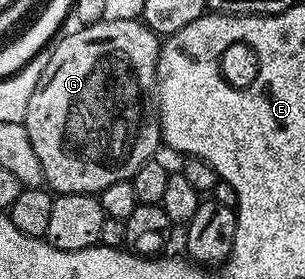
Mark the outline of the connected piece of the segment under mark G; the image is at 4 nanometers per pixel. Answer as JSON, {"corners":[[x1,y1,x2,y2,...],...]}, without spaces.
{"corners":[[104,18,97,23,86,23,76,29,78,31,73,31,70,35,65,36,62,34,56,40,56,43,58,42,57,48,54,49,49,64,43,67,40,72,35,93,31,93,31,101,27,101,24,125,27,129,27,137,31,137,31,146,39,157,39,165,43,165,45,183,57,195,97,195,103,189,107,189,107,185,115,185,115,181,132,180,133,175,139,169,139,165,143,165,147,160,154,158,158,154,157,146,159,148,162,146,159,104,155,94,157,89,157,62,161,56,162,40,150,27,145,26,140,18,124,19,123,21]]}

